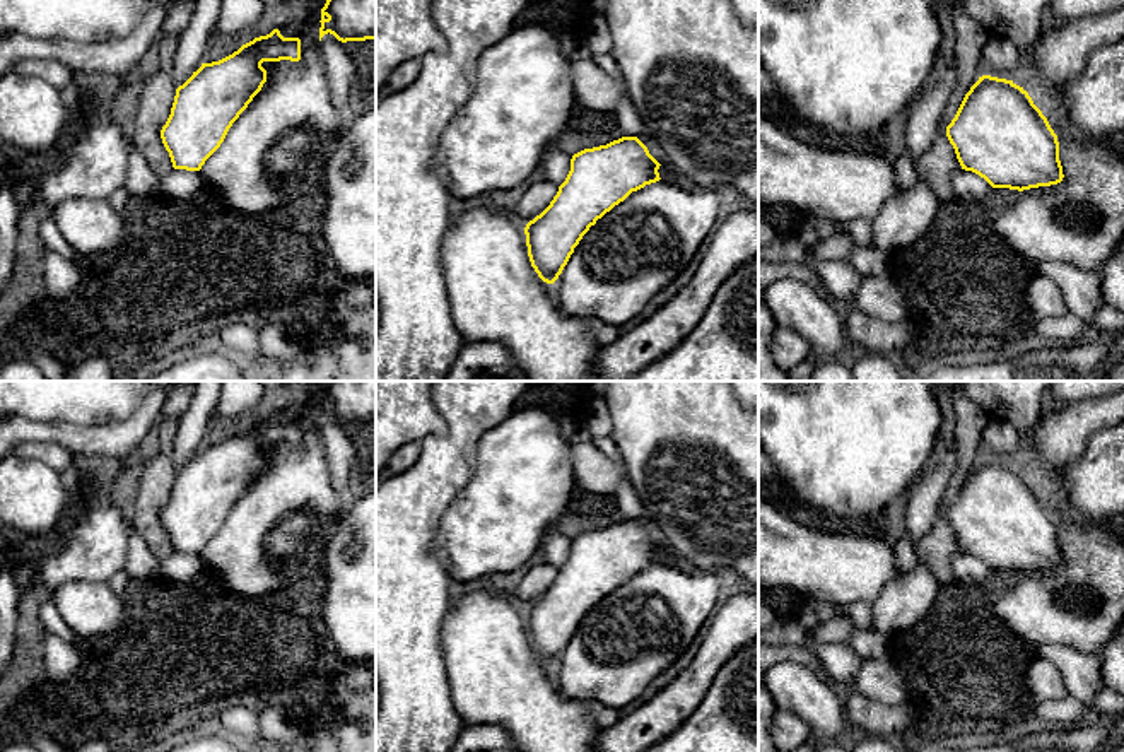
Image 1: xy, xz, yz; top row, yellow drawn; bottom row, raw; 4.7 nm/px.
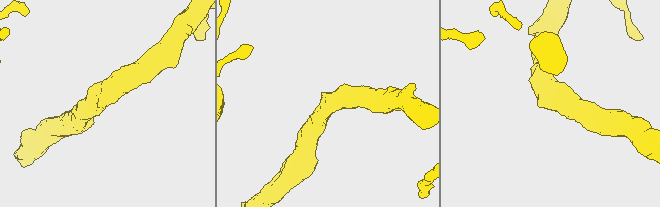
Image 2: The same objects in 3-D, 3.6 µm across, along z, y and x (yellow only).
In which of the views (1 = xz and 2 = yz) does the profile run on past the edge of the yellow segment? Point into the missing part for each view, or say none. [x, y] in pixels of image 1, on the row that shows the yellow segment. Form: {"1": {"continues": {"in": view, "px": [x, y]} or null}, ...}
{"1": {"continues": null}, "2": {"continues": null}}

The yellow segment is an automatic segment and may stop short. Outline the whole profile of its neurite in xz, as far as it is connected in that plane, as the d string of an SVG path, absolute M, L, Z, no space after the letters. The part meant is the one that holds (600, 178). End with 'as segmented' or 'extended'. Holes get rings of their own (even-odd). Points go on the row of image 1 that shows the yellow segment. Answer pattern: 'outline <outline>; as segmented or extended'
outline M637 137L574 154L550 205L524 227L538 277L553 284L589 227L632 191L659 181L659 166Z; as segmented

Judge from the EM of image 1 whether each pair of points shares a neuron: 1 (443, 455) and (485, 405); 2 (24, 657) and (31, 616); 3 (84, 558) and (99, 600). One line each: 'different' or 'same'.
1: same
2: same
3: different

